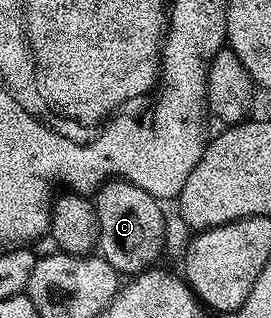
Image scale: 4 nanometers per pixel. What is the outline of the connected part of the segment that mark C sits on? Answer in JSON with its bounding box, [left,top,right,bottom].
[94,179,168,277]

